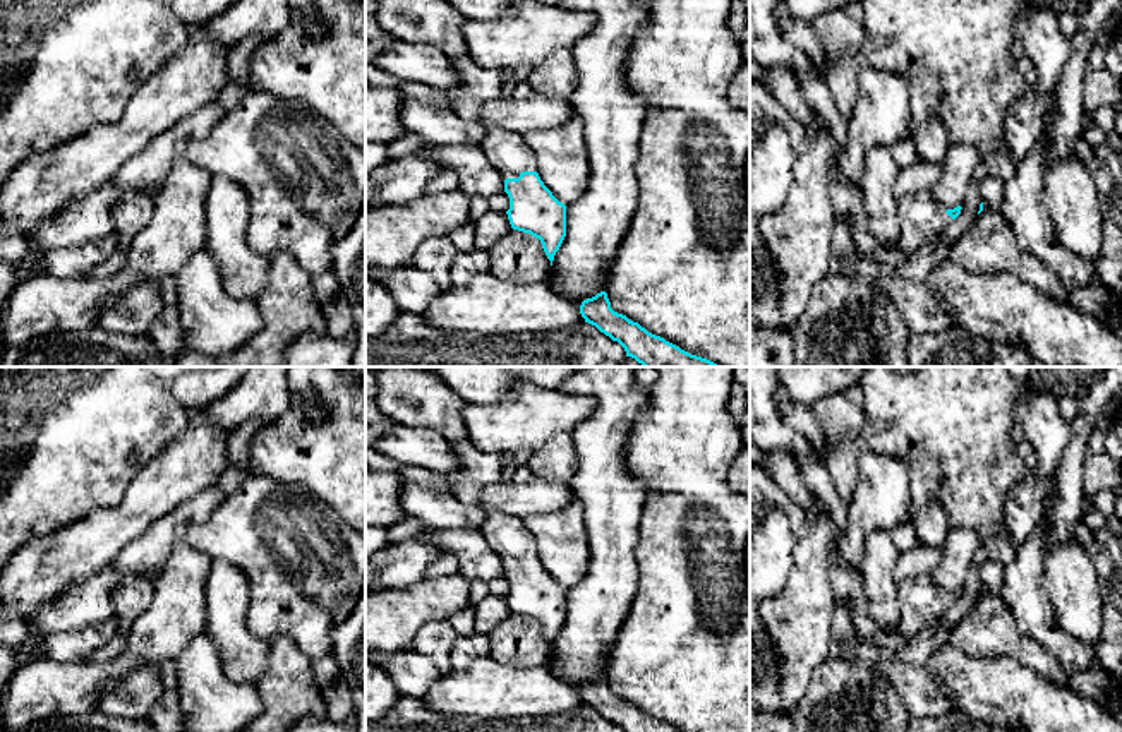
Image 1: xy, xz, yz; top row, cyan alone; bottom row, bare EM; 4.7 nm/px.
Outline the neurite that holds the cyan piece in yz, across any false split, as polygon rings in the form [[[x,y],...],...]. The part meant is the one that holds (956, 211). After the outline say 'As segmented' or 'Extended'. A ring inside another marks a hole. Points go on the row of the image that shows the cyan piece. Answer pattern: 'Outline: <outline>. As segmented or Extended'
Outline: [[[916,190],[899,199],[901,235],[889,250],[911,255],[923,243],[937,243],[961,209],[947,209],[930,190]]]. Extended

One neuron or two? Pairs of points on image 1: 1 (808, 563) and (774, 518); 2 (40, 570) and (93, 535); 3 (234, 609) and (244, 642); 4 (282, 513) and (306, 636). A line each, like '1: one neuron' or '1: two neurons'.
1: two neurons
2: one neuron
3: one neuron
4: one neuron

